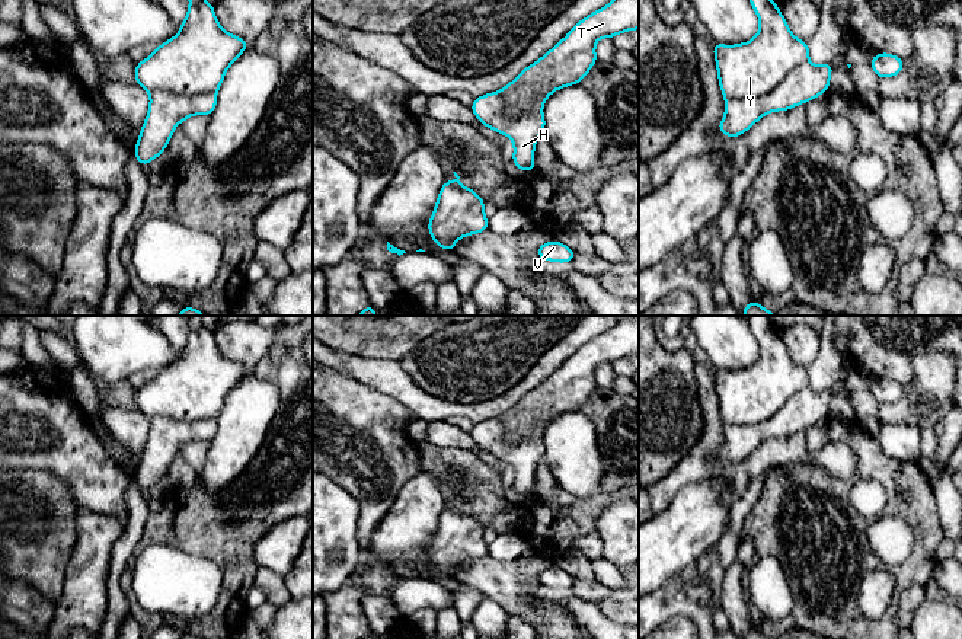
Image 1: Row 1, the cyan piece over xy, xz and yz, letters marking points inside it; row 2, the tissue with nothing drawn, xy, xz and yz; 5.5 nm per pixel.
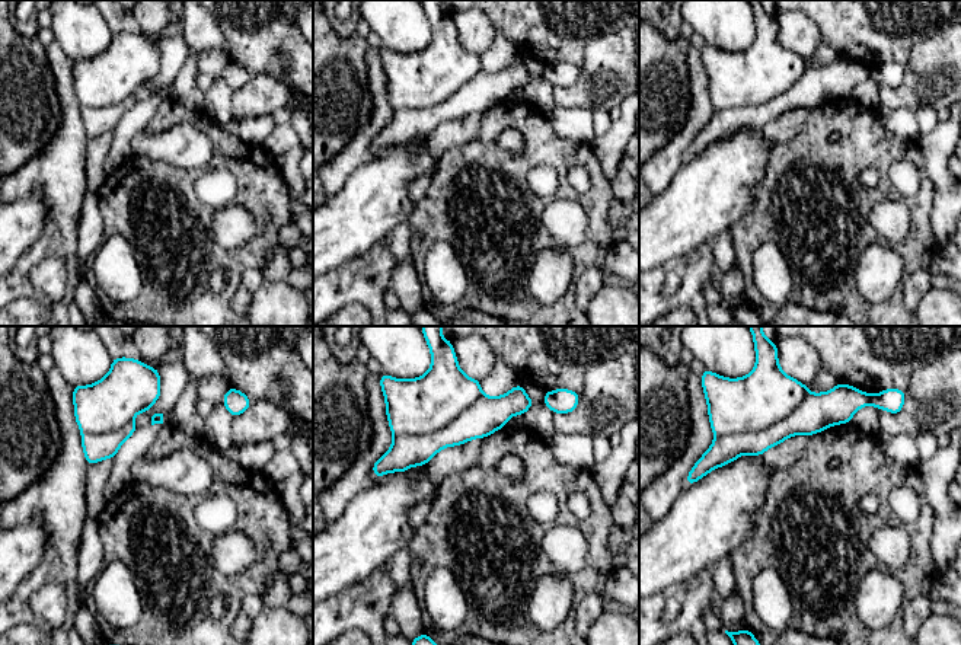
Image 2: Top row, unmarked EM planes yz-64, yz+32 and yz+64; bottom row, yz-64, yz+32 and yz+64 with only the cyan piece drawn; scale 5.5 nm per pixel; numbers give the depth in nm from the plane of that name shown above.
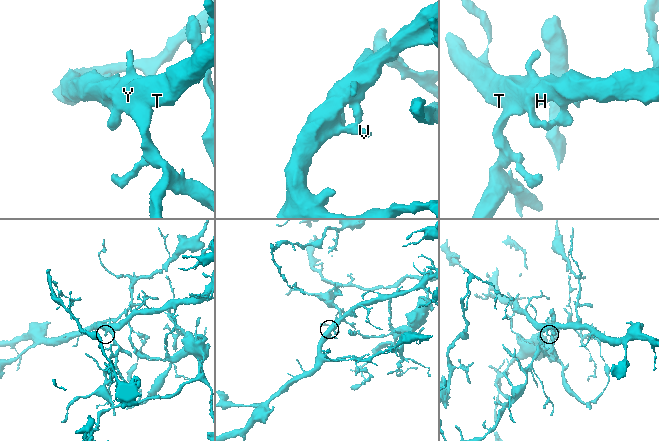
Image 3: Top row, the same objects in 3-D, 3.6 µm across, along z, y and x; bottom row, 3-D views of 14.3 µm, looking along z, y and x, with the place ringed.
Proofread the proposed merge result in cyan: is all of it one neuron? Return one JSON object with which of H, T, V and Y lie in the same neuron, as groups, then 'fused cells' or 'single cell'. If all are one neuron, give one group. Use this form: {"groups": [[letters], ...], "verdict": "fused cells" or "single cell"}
{"groups": [["H"], ["T", "V", "Y"]], "verdict": "fused cells"}

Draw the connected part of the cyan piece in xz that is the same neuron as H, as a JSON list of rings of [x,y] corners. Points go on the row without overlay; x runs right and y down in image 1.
[[[495,418],[474,424],[470,434],[480,448],[512,466],[512,488],[520,496],[531,498],[536,493],[534,473],[546,453],[543,431],[538,426],[527,437],[511,441],[501,419]]]

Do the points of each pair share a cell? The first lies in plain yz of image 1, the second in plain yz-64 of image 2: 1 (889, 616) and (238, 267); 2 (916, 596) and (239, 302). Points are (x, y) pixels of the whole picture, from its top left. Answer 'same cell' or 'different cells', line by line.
1: same cell
2: same cell

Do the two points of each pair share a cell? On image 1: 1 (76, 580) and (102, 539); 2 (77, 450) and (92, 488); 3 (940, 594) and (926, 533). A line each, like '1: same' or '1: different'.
1: same
2: same
3: different

